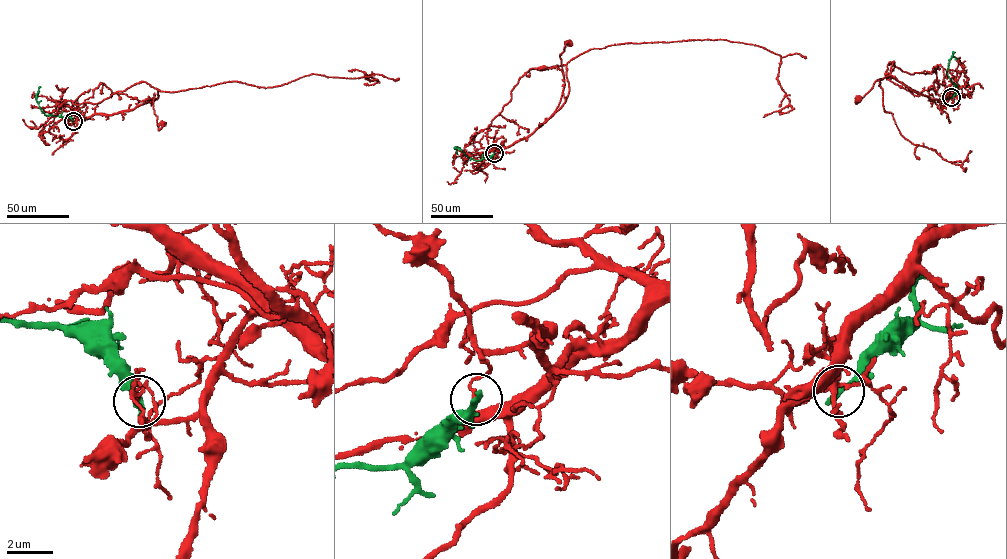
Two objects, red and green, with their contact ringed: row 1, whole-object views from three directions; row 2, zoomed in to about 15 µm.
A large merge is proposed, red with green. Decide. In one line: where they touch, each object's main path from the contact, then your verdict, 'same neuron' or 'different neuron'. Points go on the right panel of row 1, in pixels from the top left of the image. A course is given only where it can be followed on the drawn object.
(951, 97) | red via (951, 97), (949, 98), (951, 95), (942, 101), (933, 100), (888, 77), (878, 79), (858, 99) | green via (951, 97), (957, 87), (947, 70), (954, 53) | different neuron

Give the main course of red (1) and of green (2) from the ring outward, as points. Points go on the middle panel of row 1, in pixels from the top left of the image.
1: (494, 154), (529, 136), (552, 114), (564, 85), (559, 55), (565, 44), (569, 43)
2: (494, 154), (475, 160), (455, 149), (458, 148)

